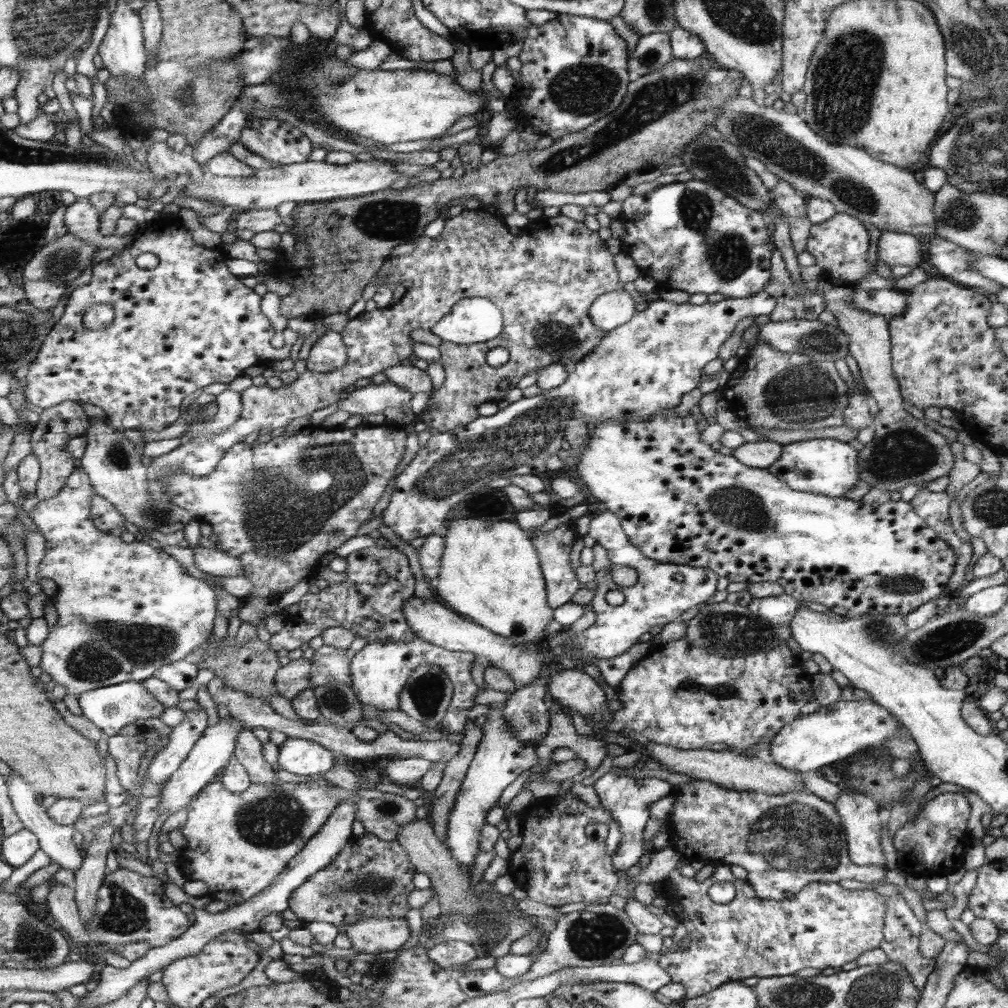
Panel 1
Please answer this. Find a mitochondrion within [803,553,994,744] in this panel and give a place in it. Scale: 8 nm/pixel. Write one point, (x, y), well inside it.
(947, 640)

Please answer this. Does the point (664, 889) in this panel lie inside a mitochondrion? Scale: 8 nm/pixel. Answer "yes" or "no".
no

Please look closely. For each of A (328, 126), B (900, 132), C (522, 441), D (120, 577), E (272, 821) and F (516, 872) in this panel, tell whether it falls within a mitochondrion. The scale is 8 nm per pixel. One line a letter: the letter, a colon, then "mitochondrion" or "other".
A: other
B: other
C: mitochondrion
D: other
E: mitochondrion
F: other

